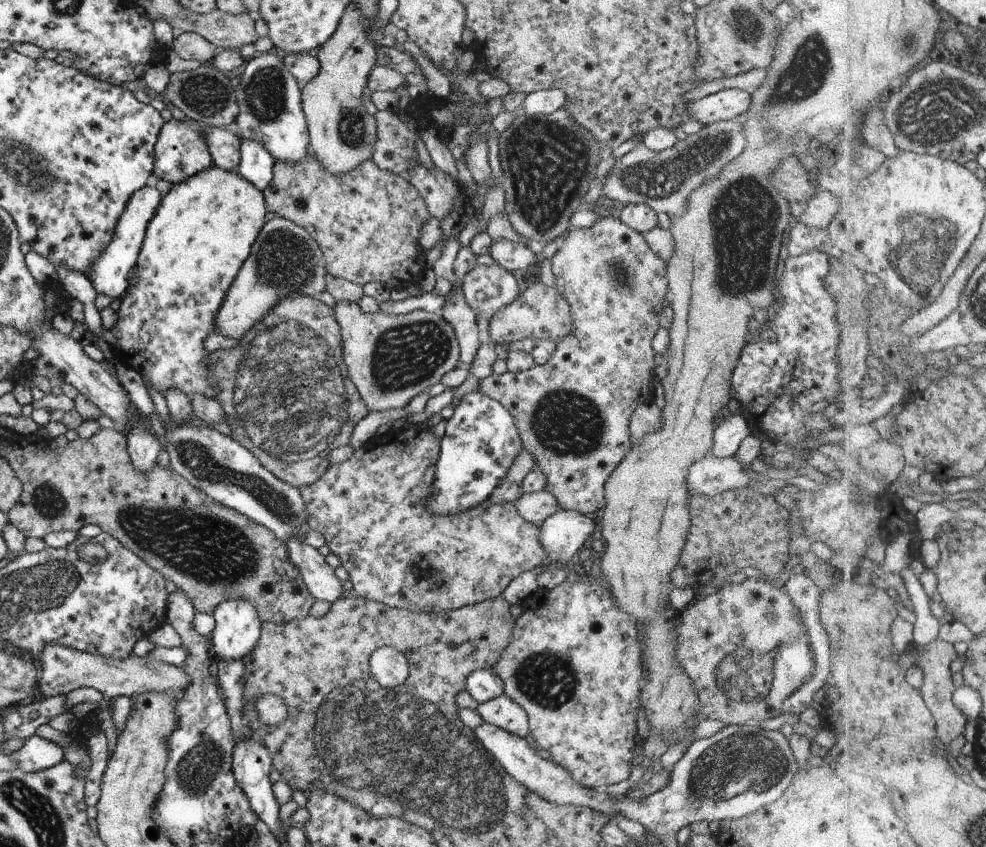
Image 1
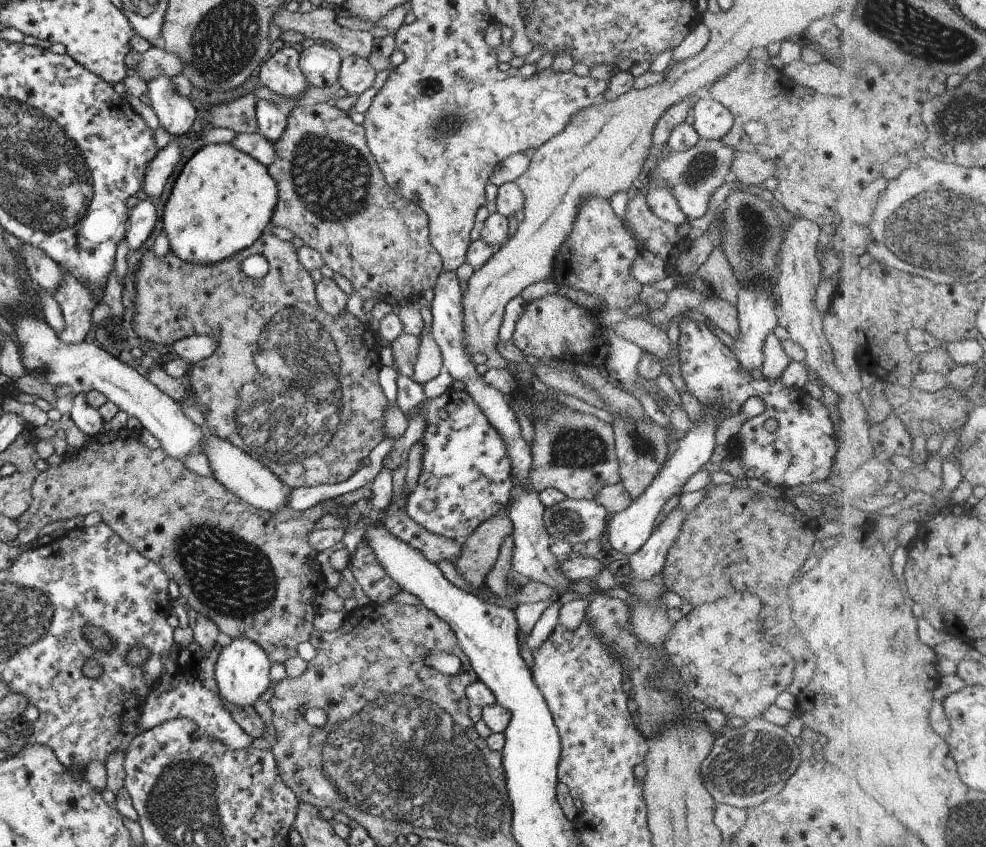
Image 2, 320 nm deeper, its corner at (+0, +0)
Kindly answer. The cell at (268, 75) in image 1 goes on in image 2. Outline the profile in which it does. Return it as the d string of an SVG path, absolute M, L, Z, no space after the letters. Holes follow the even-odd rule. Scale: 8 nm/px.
M287 46L274 51L259 68L257 76L260 85L285 98L299 96L308 85L299 70L299 55L295 49Z

